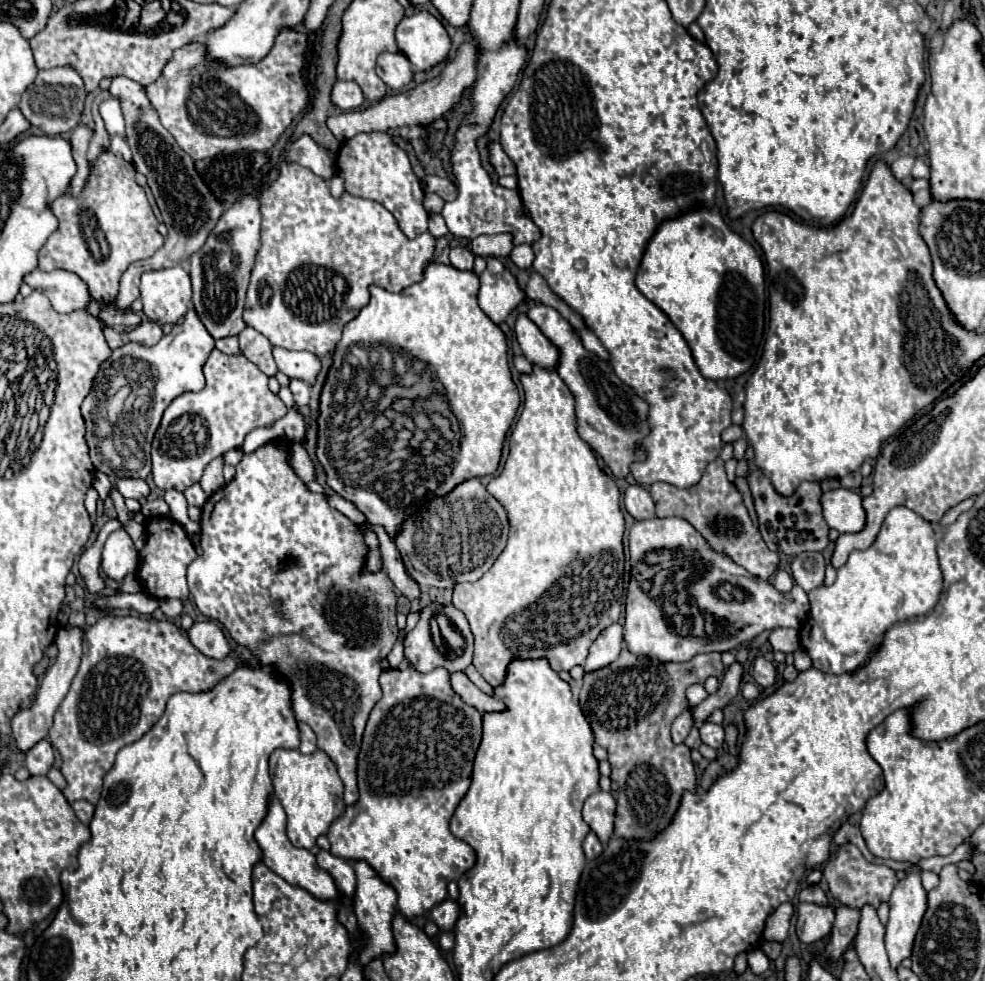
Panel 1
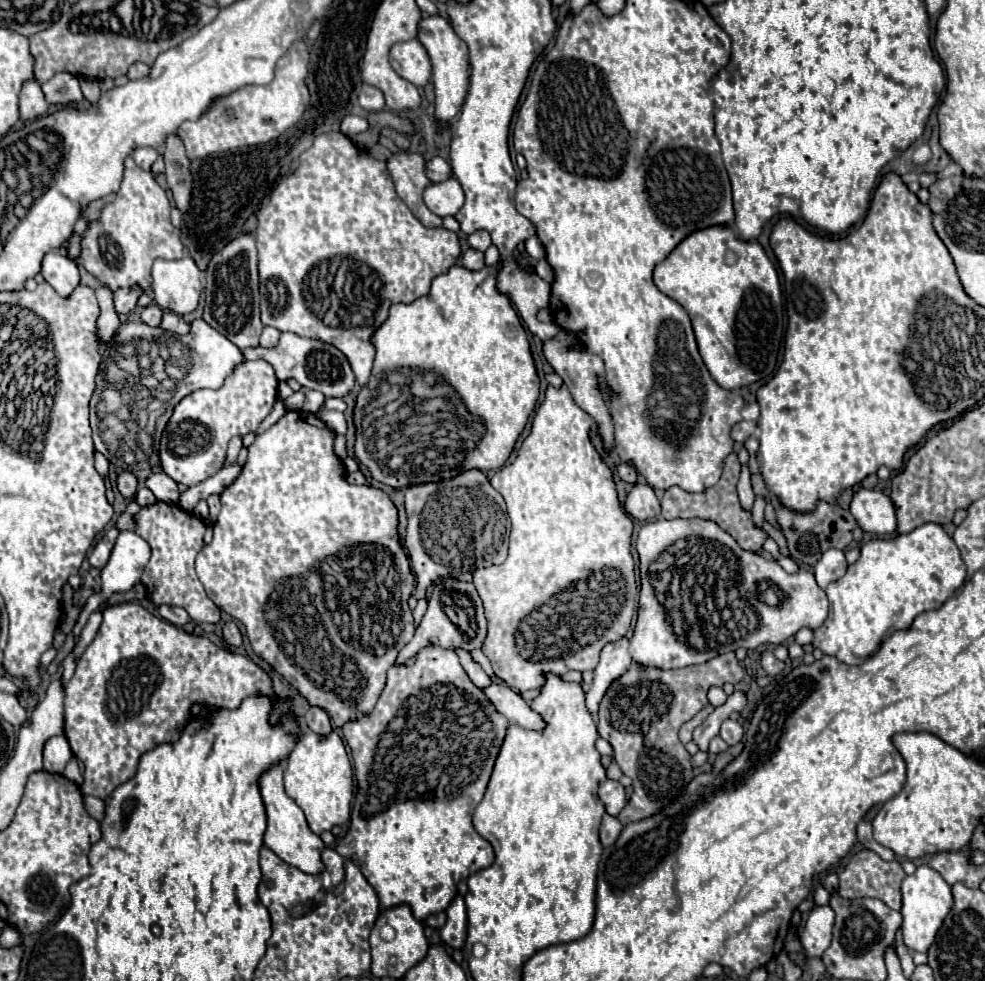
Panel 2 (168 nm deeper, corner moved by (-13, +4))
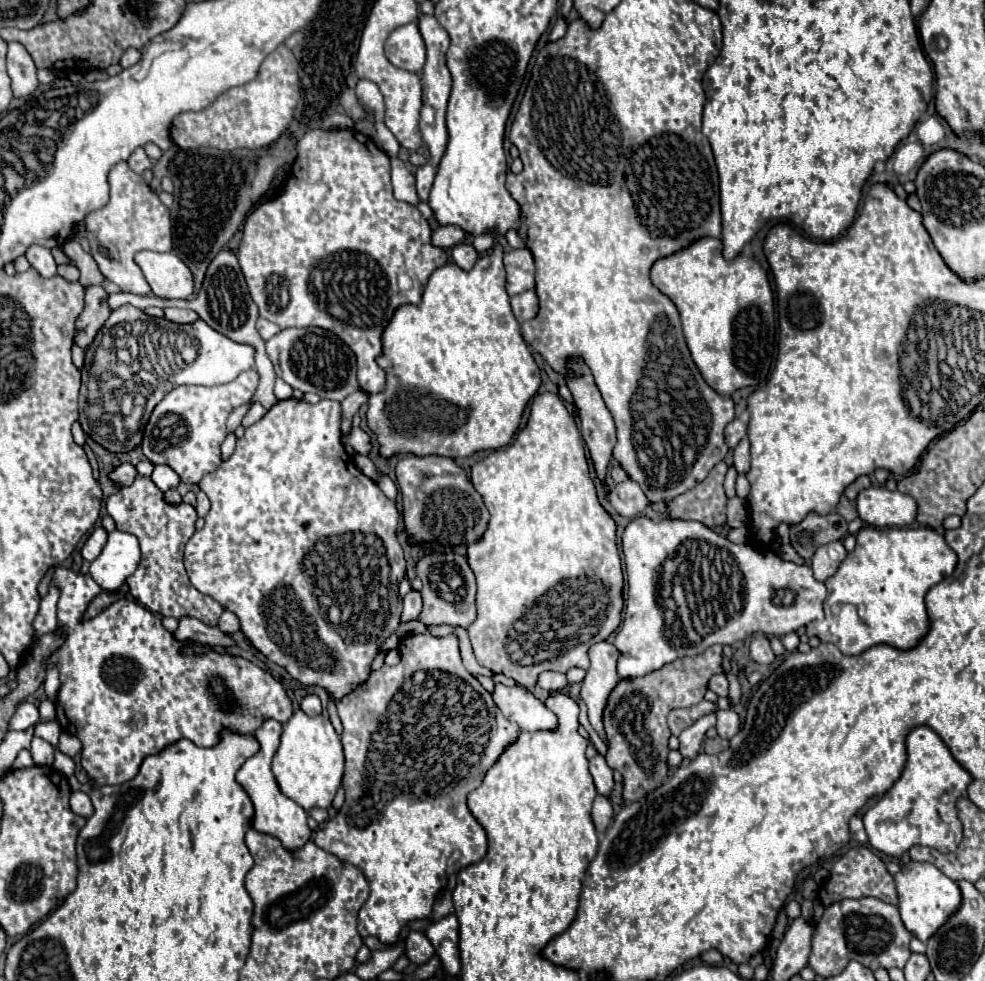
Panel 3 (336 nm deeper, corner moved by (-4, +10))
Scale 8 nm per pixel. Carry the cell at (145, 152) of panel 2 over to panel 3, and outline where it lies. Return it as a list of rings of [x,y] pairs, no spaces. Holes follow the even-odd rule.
[[[143,147],[135,149],[135,153],[129,157],[127,163],[129,163],[129,167],[131,167],[135,173],[143,173],[145,169],[151,169],[151,159],[147,157],[147,153],[145,153]]]

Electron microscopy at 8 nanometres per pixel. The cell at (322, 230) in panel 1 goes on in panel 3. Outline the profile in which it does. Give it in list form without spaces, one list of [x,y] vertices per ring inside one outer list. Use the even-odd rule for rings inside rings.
[[[335,129],[335,131],[309,131],[297,145],[297,159],[293,163],[293,169],[283,189],[283,193],[271,201],[259,203],[257,209],[253,209],[247,219],[245,219],[245,227],[243,227],[243,239],[237,251],[237,259],[241,265],[241,271],[245,275],[249,293],[255,301],[255,305],[259,307],[259,315],[263,319],[269,319],[273,323],[277,323],[281,329],[287,327],[321,327],[327,331],[333,331],[335,335],[339,335],[357,355],[357,379],[359,379],[359,387],[365,393],[381,393],[385,389],[385,369],[377,365],[377,357],[383,353],[383,345],[381,345],[381,337],[385,327],[389,325],[393,313],[407,303],[417,305],[421,301],[421,295],[425,291],[427,279],[429,275],[443,267],[447,263],[447,253],[441,247],[433,247],[431,245],[431,227],[425,221],[425,217],[419,213],[419,209],[415,205],[409,205],[405,201],[397,201],[393,197],[393,189],[391,189],[391,163],[389,163],[389,155],[385,151],[381,151],[373,139],[369,139],[367,135],[361,135],[353,129]]]

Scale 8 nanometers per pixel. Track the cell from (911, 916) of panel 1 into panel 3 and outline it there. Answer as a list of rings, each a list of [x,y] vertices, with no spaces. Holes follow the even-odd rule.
[[[909,861],[901,867],[901,871],[895,875],[895,885],[899,893],[899,911],[905,927],[919,937],[921,941],[927,941],[961,905],[961,889],[959,885],[943,875],[935,865],[931,863],[917,863]]]

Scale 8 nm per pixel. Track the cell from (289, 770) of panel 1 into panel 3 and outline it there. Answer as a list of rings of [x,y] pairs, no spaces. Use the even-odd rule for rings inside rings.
[[[301,709],[291,715],[291,719],[283,725],[281,743],[273,757],[273,773],[281,791],[297,801],[305,811],[311,807],[329,809],[337,789],[341,787],[343,779],[343,747],[337,731],[333,729],[329,717],[317,715],[309,717]]]

